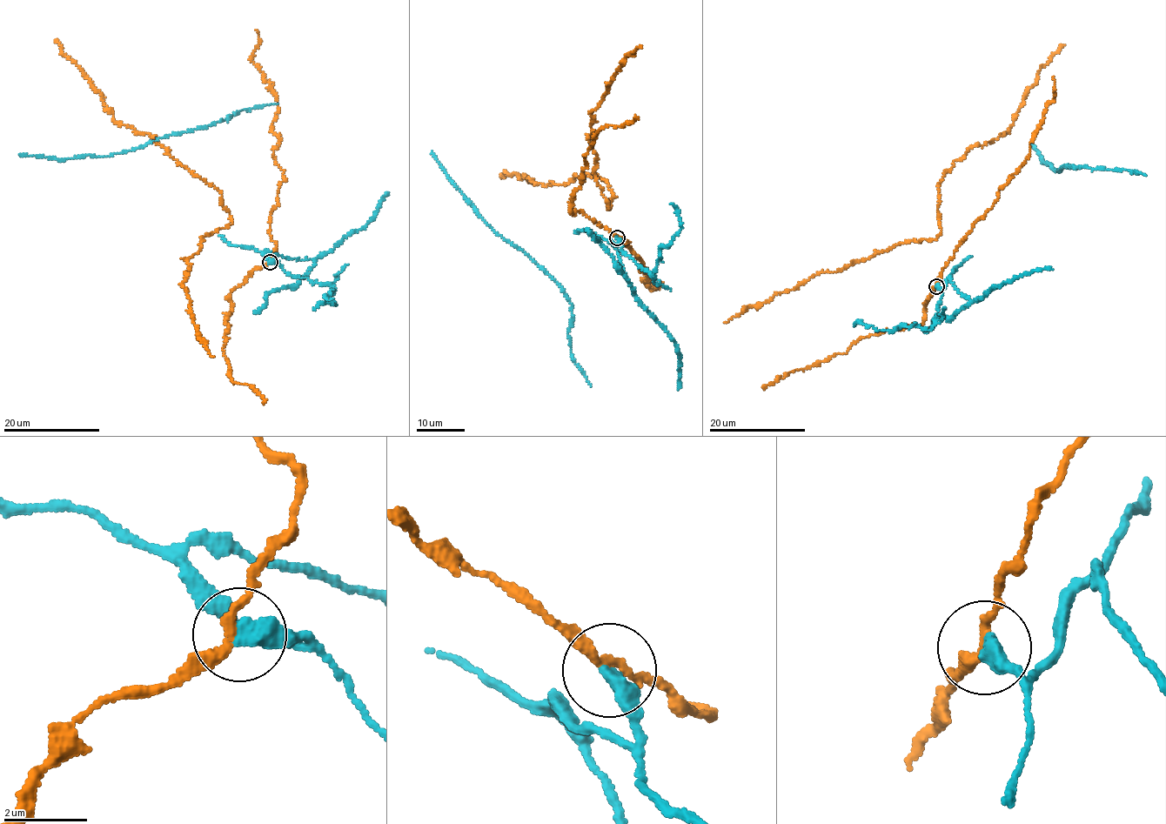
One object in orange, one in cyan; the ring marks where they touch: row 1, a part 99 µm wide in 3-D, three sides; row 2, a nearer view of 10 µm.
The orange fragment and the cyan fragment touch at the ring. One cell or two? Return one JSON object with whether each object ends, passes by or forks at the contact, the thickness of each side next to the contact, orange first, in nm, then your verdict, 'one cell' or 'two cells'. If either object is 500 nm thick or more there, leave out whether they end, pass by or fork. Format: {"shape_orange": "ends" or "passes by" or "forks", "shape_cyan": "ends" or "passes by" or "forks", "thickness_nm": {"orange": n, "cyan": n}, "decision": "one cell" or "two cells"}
{"shape_orange": "passes by", "shape_cyan": "ends", "thickness_nm": {"orange": 220, "cyan": 440}, "decision": "two cells"}

